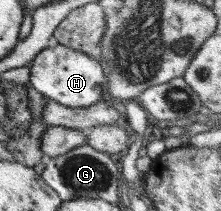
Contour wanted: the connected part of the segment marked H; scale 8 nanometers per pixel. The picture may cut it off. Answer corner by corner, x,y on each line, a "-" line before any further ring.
50,41
47,48
31,59
29,66
29,84
48,101
71,108
90,107
101,101
104,75
94,57

